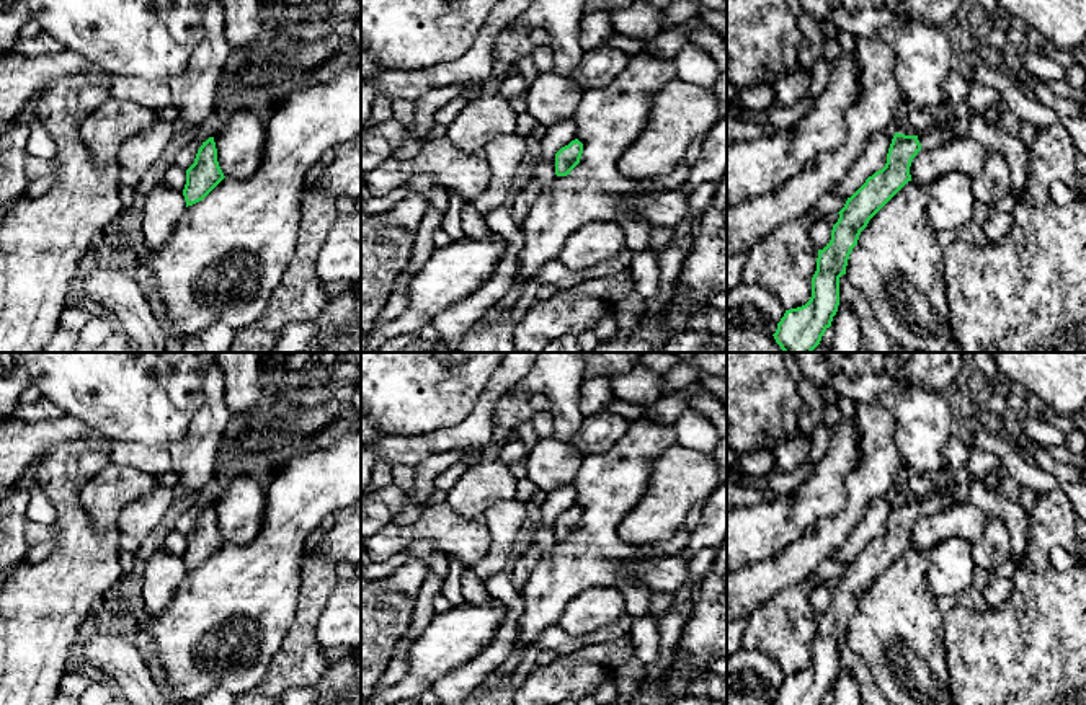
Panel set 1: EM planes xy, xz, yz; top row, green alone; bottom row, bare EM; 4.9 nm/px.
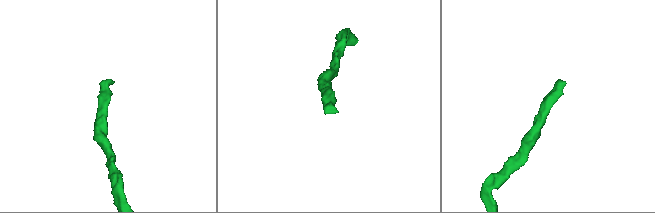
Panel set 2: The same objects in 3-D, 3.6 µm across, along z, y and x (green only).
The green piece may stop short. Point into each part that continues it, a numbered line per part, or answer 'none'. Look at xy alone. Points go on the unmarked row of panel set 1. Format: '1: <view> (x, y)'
none

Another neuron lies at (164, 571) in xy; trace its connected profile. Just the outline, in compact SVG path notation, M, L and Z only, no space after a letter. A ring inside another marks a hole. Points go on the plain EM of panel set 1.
M162 547L149 558L140 574L144 615L158 617L173 599L175 589L186 574L186 566L183 558Z

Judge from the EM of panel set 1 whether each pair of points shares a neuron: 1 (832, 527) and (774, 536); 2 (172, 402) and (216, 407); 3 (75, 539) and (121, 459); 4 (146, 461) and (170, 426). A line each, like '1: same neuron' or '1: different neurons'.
1: different neurons
2: different neurons
3: different neurons
4: different neurons

